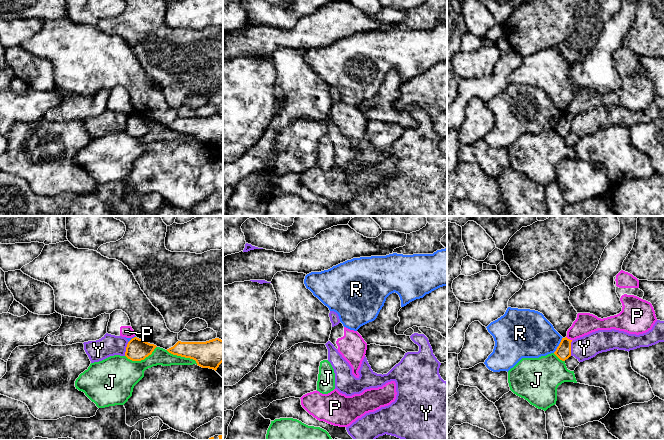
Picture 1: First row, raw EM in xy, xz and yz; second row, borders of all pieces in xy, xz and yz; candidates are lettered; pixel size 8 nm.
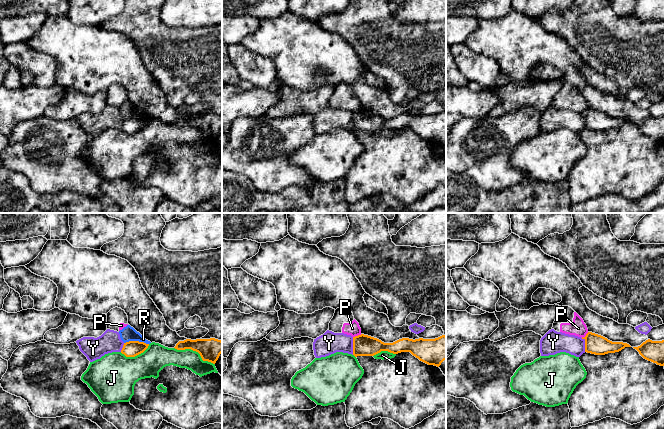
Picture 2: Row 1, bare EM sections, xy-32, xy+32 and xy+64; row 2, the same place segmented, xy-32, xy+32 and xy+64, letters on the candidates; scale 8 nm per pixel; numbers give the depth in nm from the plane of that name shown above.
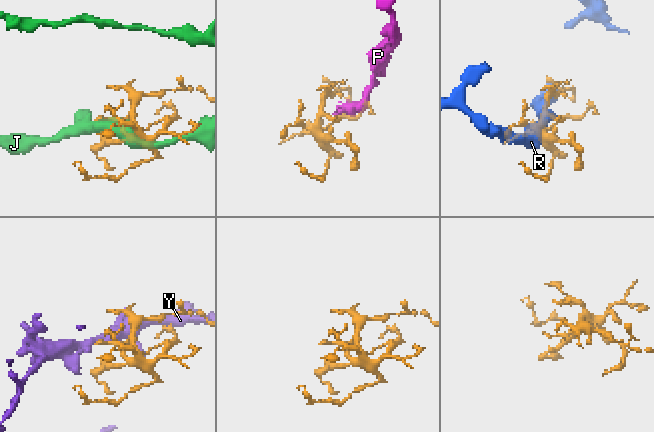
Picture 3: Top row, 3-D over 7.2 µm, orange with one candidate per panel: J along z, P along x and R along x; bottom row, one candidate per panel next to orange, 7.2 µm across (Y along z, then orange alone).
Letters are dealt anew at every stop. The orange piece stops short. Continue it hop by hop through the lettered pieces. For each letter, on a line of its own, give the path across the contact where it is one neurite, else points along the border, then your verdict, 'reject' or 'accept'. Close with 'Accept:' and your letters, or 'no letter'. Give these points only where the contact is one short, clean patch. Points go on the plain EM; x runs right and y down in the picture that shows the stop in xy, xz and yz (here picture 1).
J: reject
P: border yz (566, 112), (572, 116); reject
R: reject
Y: border yz (572, 117), (570, 131); reject
Accept: no letter

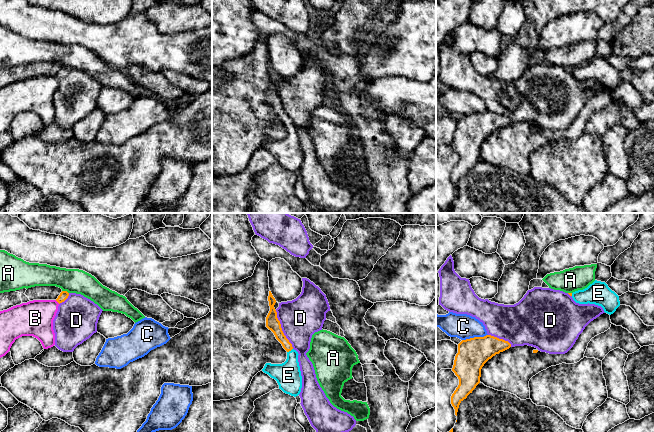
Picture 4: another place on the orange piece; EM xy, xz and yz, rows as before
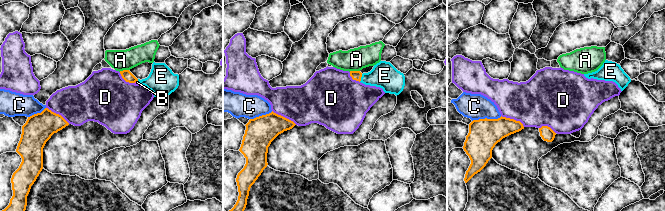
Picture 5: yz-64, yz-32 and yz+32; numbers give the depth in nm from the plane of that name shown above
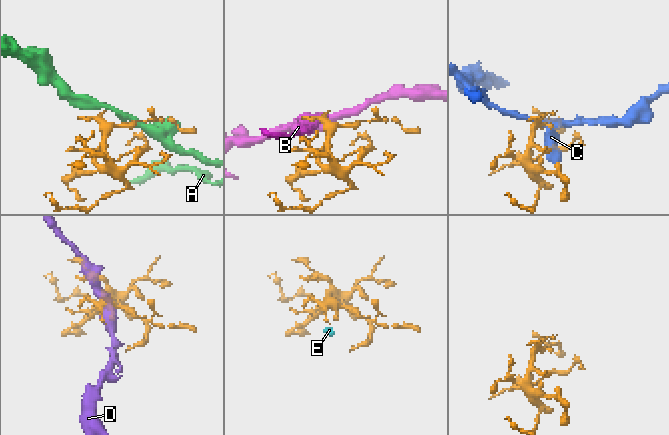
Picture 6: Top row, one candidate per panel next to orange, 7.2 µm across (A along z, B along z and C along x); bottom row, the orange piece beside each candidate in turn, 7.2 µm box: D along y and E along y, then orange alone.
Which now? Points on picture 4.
A: reject
B: reject
C: reject
D: reject
E: way xz (273, 100), (289, 126), (290, 146), (288, 151); accept
Accept: E

